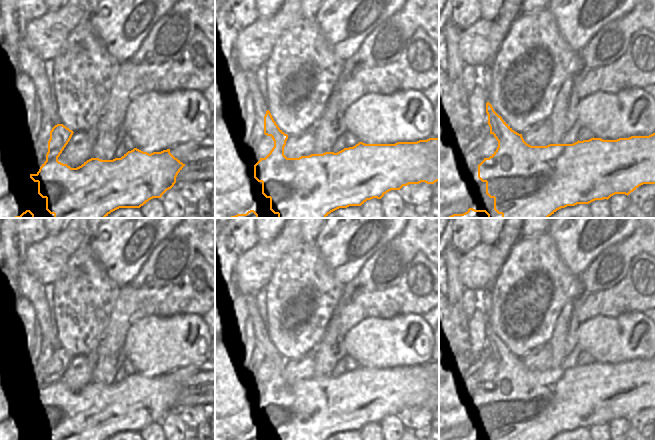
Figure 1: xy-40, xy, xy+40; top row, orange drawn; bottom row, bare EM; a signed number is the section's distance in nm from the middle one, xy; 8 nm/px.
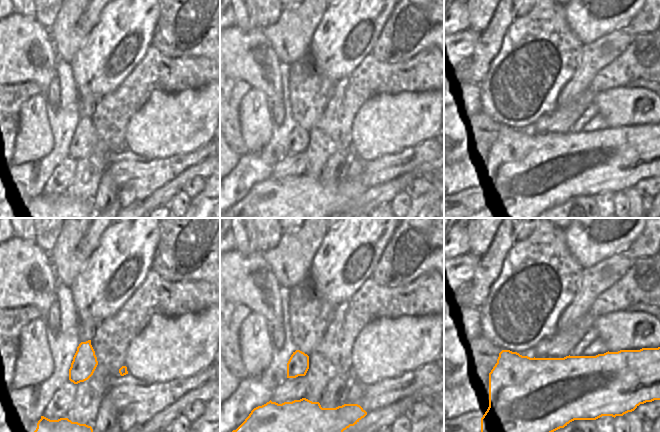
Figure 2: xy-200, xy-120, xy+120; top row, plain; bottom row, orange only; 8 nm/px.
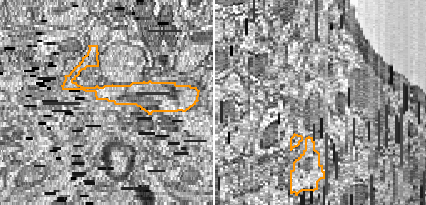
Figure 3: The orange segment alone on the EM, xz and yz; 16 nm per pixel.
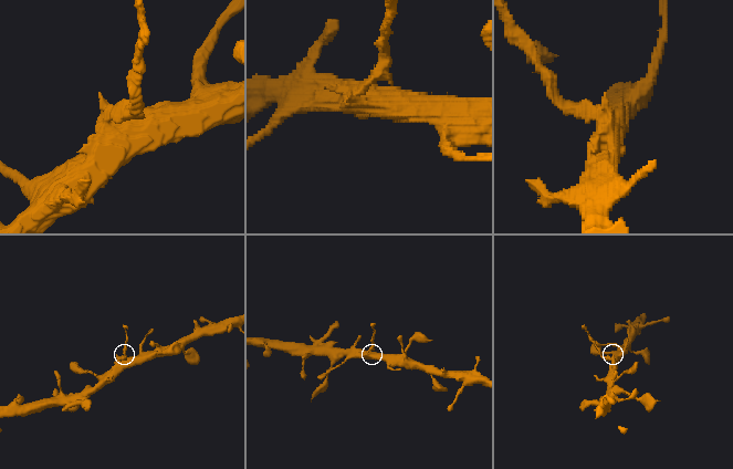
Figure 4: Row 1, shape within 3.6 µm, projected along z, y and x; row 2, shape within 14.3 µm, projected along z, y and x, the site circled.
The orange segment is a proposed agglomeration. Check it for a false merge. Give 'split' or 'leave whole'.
leave whole

